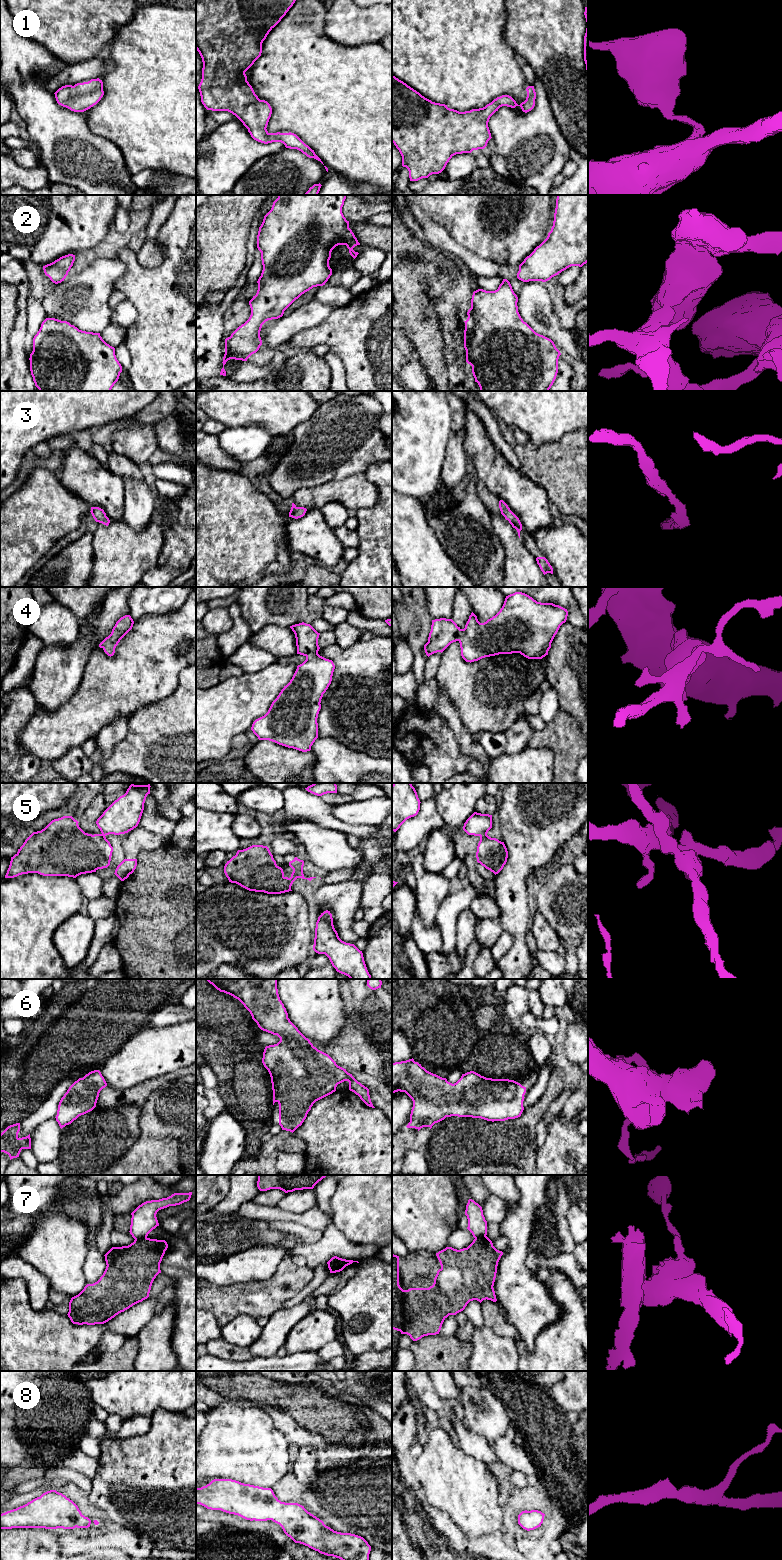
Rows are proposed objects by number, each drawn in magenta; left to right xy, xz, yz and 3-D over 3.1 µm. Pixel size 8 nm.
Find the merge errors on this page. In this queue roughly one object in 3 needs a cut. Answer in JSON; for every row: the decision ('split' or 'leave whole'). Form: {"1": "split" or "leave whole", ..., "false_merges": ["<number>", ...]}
{"1": "leave whole", "2": "leave whole", "3": "leave whole", "4": "leave whole", "5": "split", "6": "leave whole", "7": "split", "8": "leave whole", "false_merges": ["5", "7"]}

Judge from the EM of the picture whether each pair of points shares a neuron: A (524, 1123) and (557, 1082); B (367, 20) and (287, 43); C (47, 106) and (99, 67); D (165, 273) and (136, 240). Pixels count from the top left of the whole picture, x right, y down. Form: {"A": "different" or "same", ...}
{"A": "same", "B": "different", "C": "different", "D": "different"}

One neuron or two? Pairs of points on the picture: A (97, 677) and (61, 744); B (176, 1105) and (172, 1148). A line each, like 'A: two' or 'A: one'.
A: one
B: one

